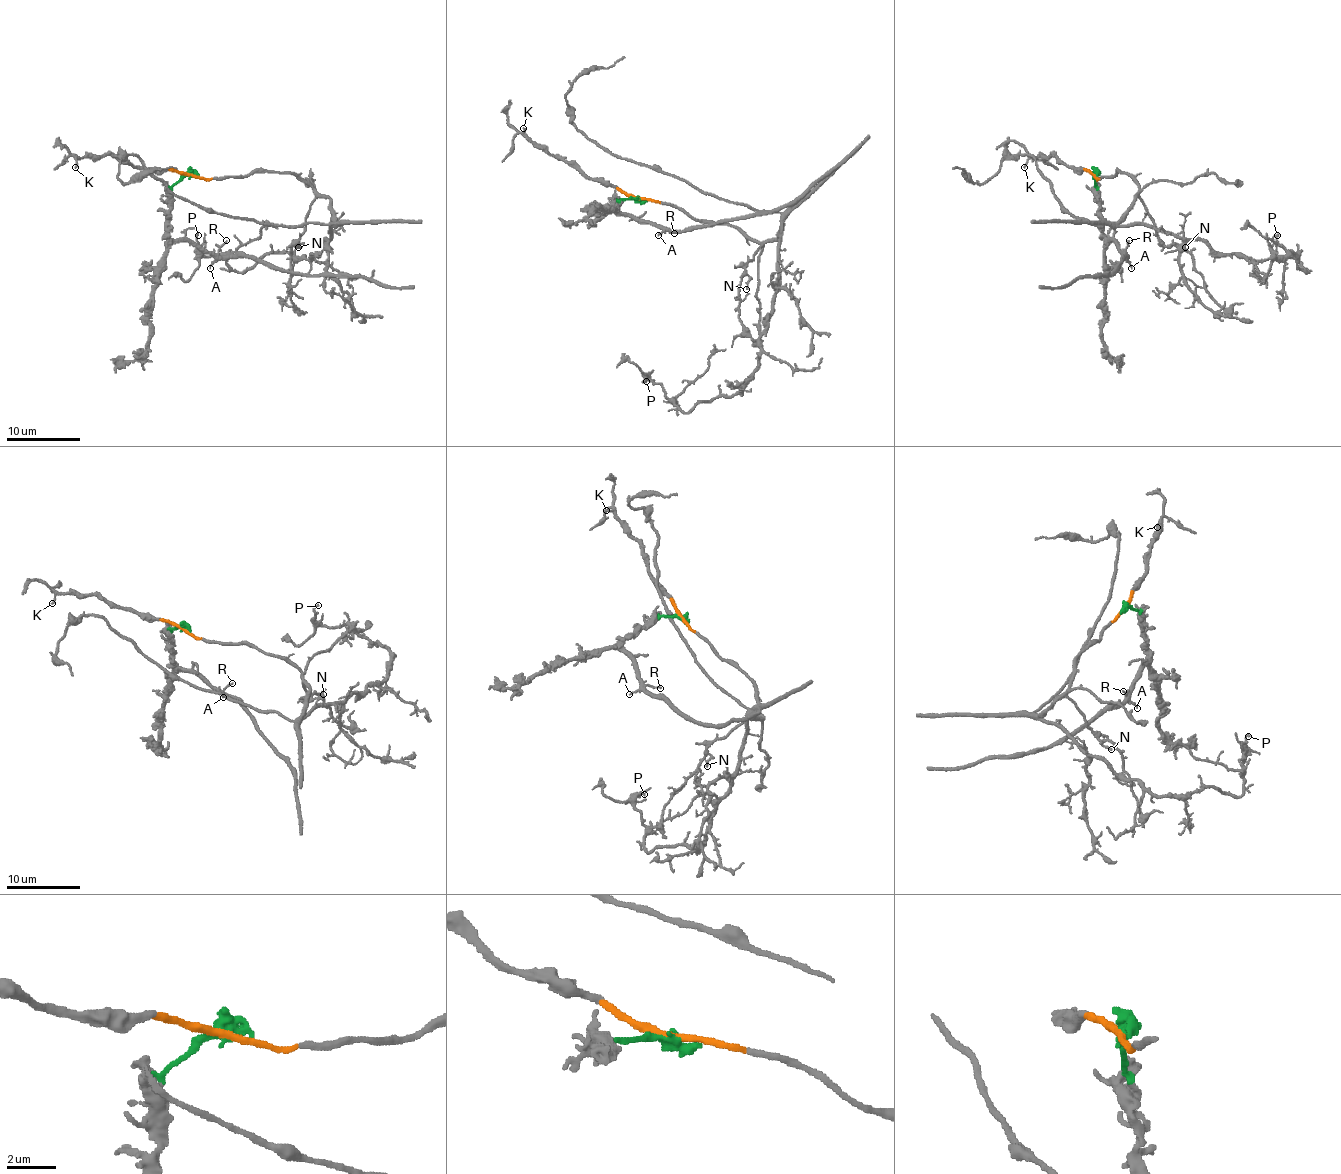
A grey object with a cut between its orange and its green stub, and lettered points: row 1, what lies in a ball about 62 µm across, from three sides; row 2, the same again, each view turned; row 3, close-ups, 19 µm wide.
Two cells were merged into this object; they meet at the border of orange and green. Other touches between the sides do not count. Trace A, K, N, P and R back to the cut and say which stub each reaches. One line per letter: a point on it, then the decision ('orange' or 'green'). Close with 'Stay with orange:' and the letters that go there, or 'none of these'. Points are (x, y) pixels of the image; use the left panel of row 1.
A: at (210, 268); green
K: at (75, 167); orange
N: at (298, 247); orange
P: at (198, 235); orange
R: at (226, 240); green
Stay with orange: K, N, P

